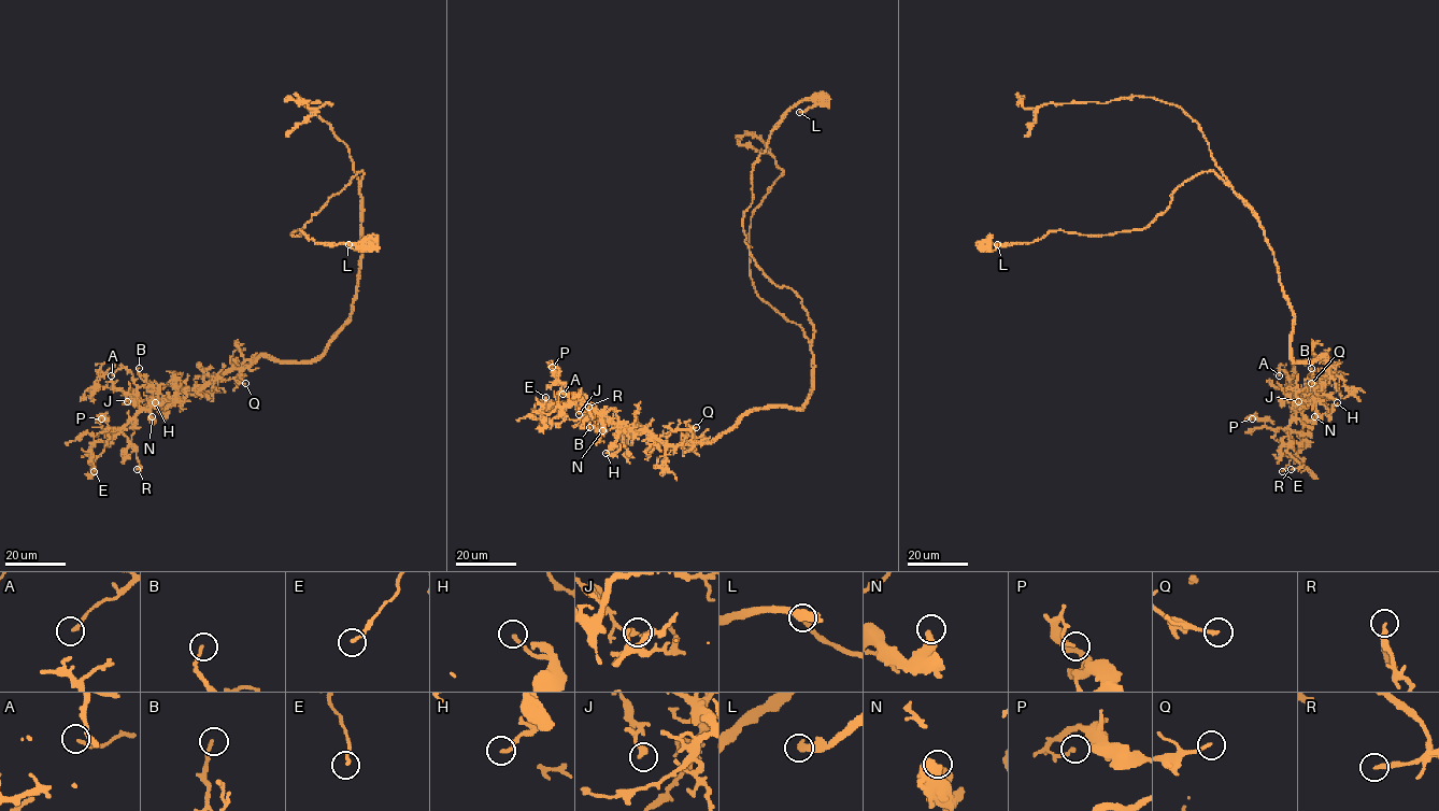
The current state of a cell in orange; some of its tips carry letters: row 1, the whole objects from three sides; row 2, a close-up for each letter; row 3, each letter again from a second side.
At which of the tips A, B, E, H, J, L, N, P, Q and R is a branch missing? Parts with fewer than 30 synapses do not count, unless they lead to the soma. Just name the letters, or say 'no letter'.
no letter

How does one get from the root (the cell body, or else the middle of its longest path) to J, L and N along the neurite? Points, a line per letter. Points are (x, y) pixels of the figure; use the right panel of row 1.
J: (984, 246), (1141, 230), (1213, 171), (1272, 252), (1292, 359), (1326, 357), (1297, 409), (1285, 394), (1298, 401)
L: (984, 246), (989, 251), (997, 244)
N: (984, 246), (1141, 230), (1213, 171), (1272, 252), (1292, 359), (1326, 357), (1329, 376), (1300, 408), (1314, 416)

